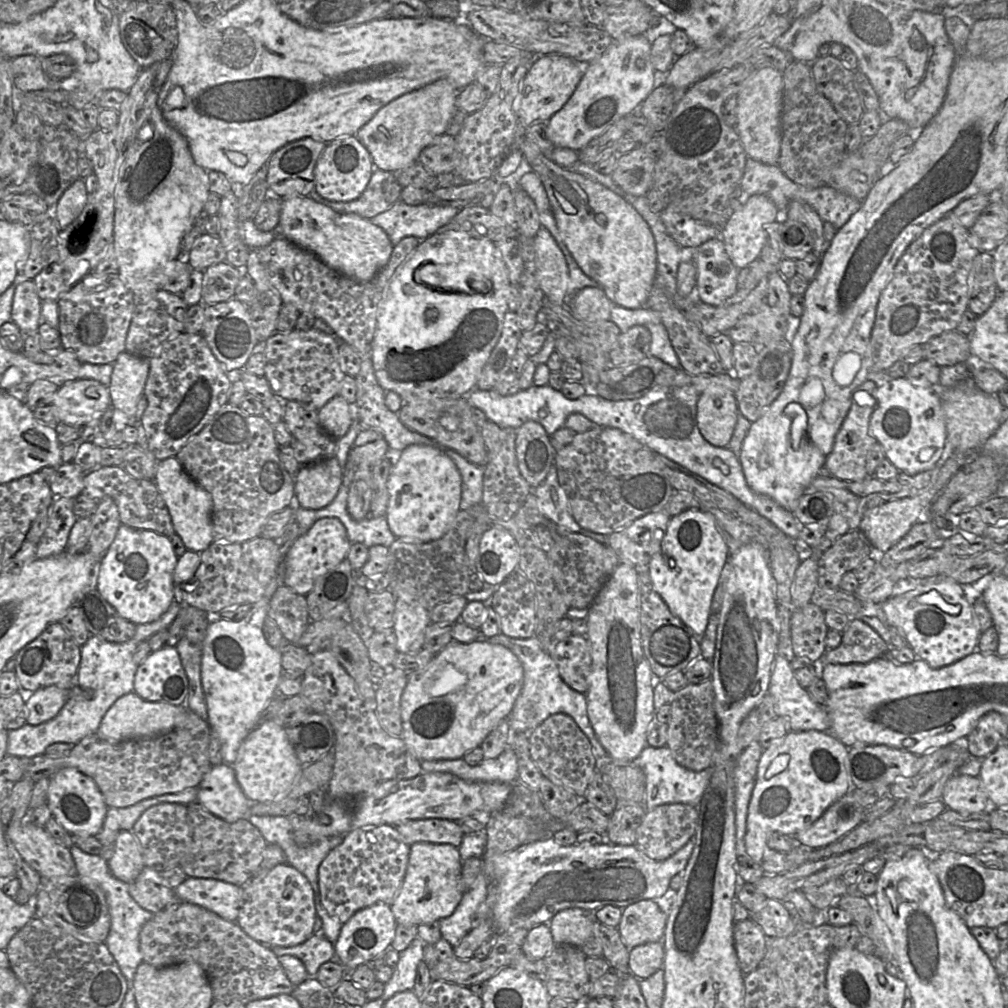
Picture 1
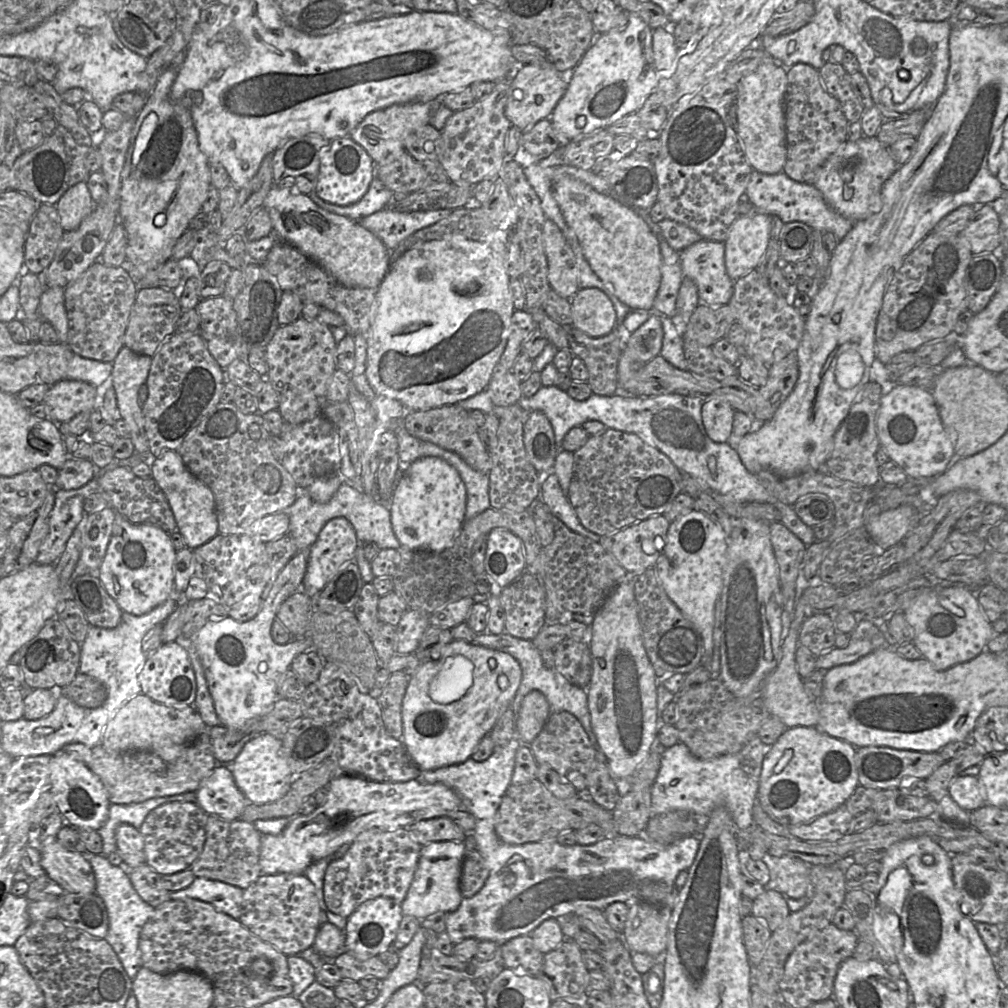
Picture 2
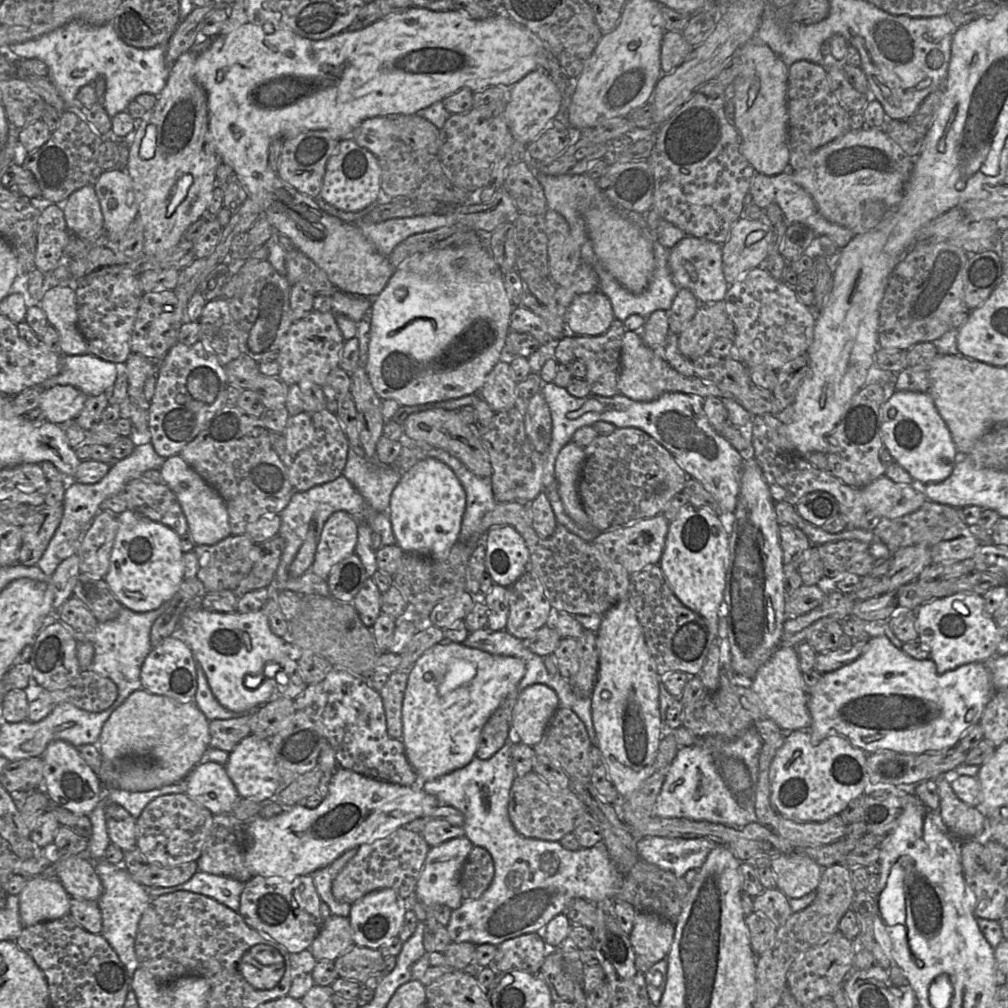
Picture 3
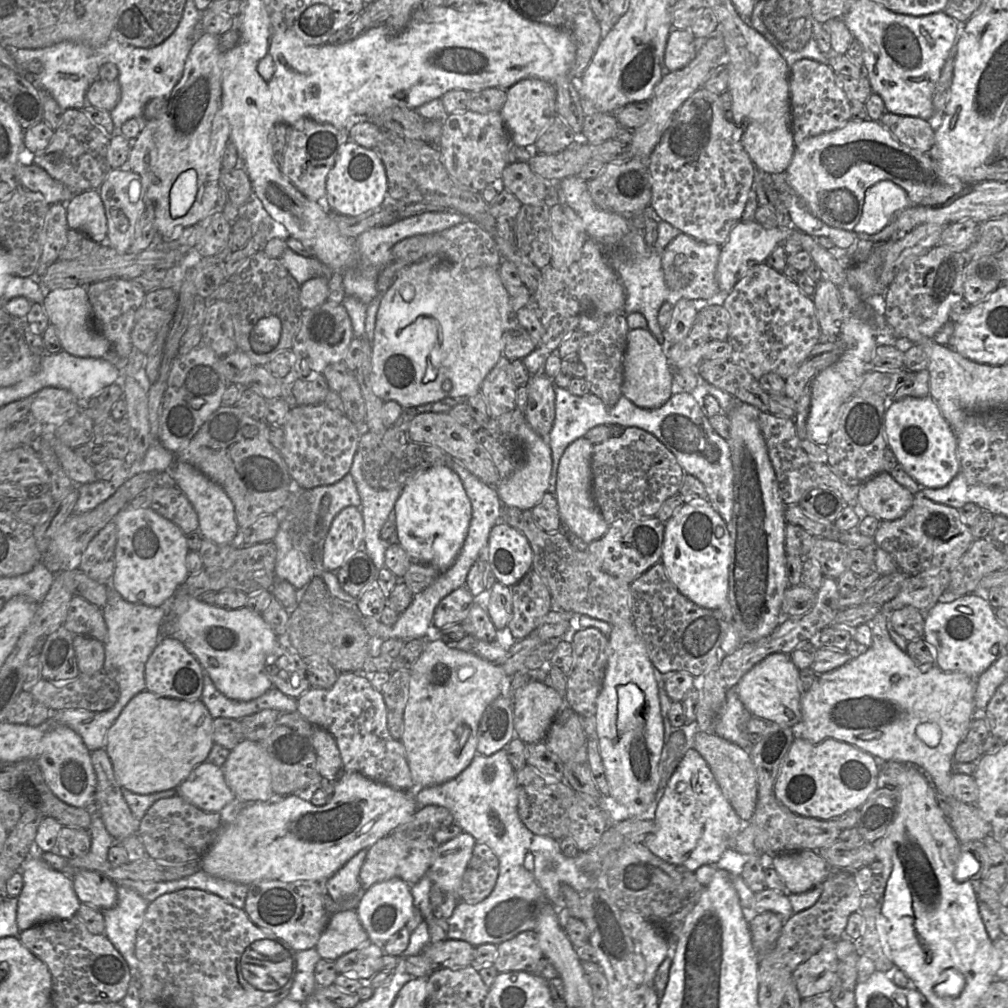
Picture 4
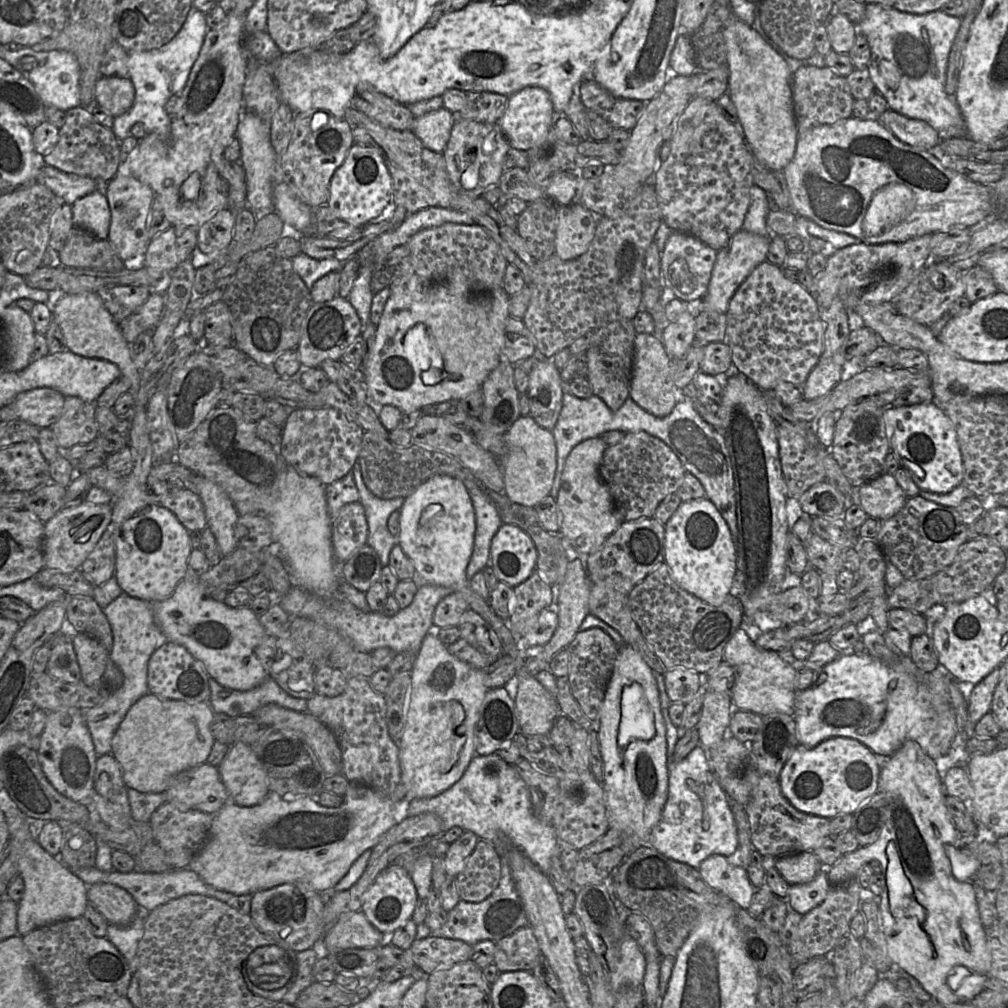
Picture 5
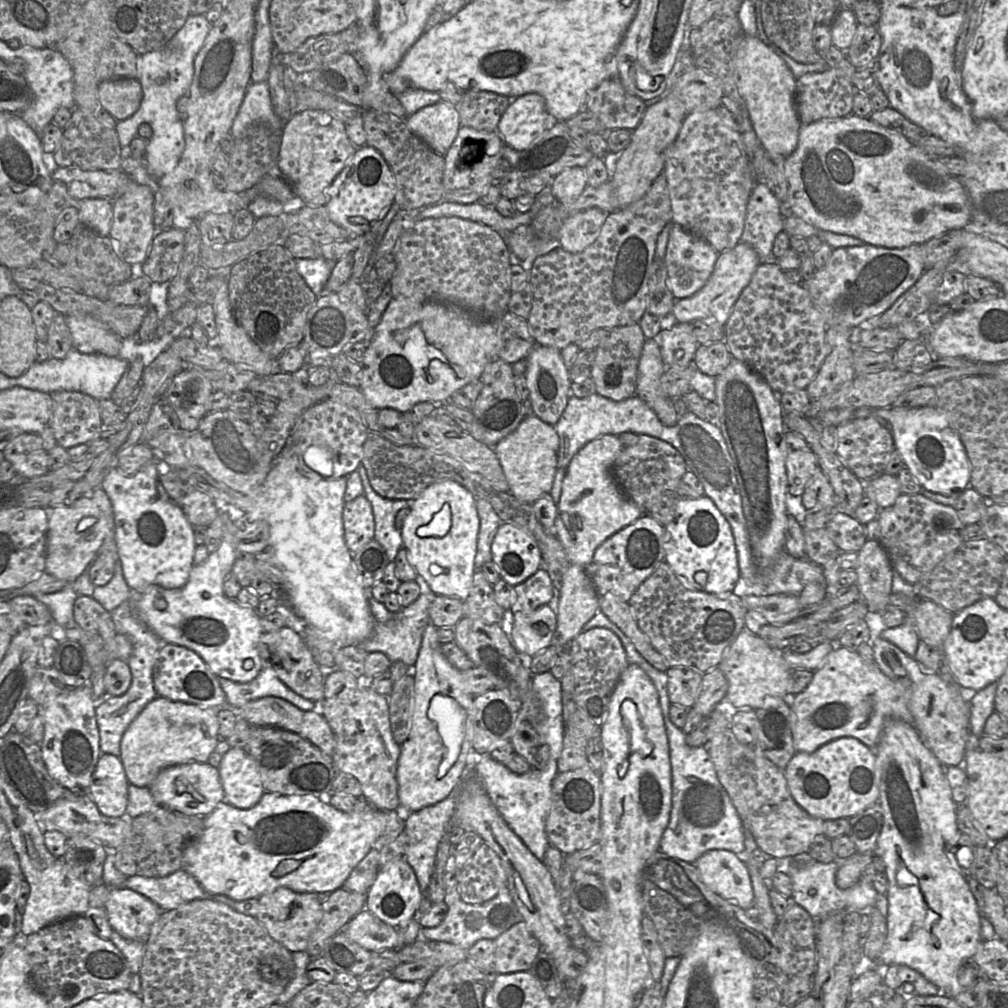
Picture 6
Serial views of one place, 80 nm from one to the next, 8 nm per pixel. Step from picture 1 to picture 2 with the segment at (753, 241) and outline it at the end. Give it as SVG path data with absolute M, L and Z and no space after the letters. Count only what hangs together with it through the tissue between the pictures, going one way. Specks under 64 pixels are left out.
M756 211L739 215L724 241L724 261L727 273L736 280L755 269L770 242L770 216Z

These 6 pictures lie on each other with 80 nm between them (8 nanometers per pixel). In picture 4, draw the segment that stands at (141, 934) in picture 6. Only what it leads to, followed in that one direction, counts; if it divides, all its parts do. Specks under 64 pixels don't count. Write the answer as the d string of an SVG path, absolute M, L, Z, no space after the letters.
M80 870L71 877L73 888L81 903L99 910L111 908L116 904L117 886L100 872Z

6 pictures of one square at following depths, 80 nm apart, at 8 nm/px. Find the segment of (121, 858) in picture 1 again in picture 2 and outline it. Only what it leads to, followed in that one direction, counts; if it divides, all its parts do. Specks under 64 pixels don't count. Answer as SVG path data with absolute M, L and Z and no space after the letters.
M121 823L116 828L115 839L122 866L132 869L145 863L144 839L136 827Z

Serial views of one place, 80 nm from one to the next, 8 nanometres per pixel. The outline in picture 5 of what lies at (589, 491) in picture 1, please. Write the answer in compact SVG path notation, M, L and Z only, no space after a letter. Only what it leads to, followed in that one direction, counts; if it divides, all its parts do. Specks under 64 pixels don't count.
M629 432L625 438L608 446L599 467L619 517L624 521L653 518L658 505L681 486L685 469L677 455L662 440L646 432Z

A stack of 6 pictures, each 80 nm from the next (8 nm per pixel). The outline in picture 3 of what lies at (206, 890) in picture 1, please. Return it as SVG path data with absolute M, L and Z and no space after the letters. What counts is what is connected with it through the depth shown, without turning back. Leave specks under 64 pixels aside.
M196 871L185 883L172 887L146 887L151 899L176 891L190 891L210 897L233 911L240 910L240 896L245 883L231 877Z

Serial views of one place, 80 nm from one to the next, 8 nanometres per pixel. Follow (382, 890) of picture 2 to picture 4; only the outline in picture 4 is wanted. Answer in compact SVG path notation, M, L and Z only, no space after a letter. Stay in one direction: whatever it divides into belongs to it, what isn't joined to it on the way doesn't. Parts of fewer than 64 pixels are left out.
M389 834L367 849L364 863L361 867L359 880L363 890L368 890L374 884L398 877L408 885L417 883L432 864L438 844L433 838L406 838Z

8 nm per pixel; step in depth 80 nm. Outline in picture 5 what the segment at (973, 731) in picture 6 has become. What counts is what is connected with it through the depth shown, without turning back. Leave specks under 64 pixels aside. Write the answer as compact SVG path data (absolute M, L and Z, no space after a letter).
M997 668L973 687L968 699L968 715L972 725L975 726L983 716L990 712L999 681L1000 668Z

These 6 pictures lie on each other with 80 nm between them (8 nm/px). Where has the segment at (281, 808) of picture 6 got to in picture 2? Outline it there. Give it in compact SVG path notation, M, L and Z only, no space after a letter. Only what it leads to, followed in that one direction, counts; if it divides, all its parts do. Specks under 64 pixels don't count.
M339 772L329 784L323 805L309 814L287 817L289 824L277 835L262 835L260 868L264 874L304 874L312 863L331 855L343 844L351 844L368 830L399 829L461 809L459 796L442 783L427 783L422 779L381 782Z

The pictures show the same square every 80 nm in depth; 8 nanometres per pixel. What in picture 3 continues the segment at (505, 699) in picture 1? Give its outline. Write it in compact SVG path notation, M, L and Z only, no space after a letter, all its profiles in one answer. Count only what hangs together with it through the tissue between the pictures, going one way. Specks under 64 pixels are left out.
M441 642L408 670L402 706L402 742L419 783L468 765L475 757L482 729L526 671L522 659L493 655L463 643Z

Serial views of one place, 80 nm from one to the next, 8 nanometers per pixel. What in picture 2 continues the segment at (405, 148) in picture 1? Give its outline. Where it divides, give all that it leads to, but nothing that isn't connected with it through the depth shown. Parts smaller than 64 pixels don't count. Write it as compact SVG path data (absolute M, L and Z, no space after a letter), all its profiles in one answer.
M413 102L407 104L395 104L390 107L374 111L367 115L360 124L352 131L350 137L372 158L378 166L393 153L401 153L405 150L405 138L417 128L430 124L433 109L438 103Z

